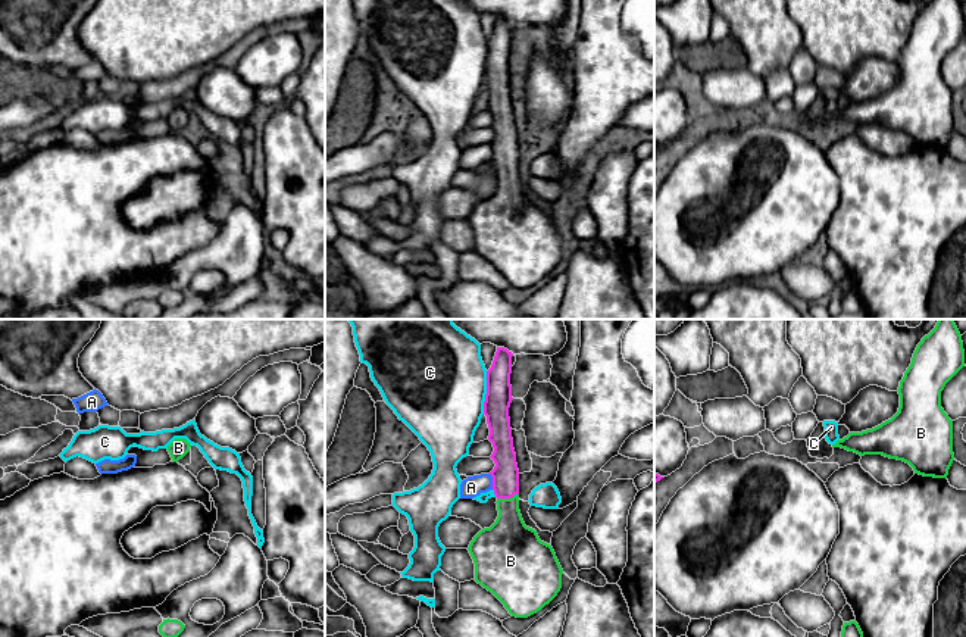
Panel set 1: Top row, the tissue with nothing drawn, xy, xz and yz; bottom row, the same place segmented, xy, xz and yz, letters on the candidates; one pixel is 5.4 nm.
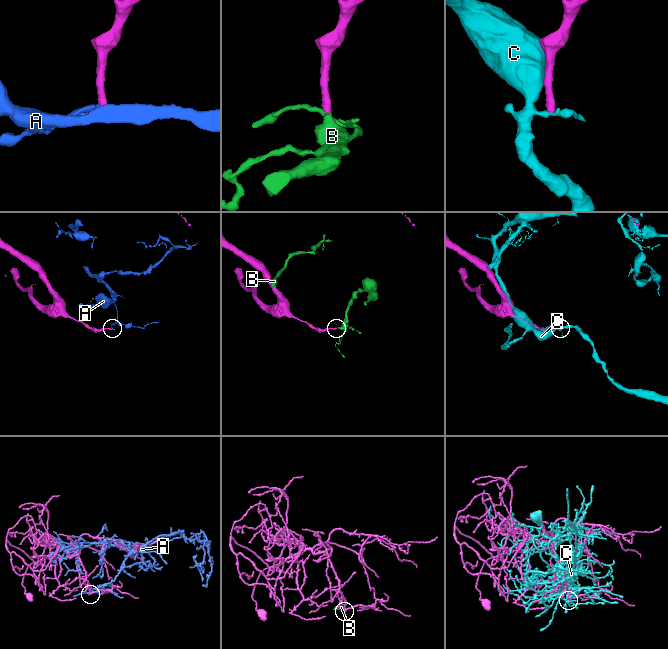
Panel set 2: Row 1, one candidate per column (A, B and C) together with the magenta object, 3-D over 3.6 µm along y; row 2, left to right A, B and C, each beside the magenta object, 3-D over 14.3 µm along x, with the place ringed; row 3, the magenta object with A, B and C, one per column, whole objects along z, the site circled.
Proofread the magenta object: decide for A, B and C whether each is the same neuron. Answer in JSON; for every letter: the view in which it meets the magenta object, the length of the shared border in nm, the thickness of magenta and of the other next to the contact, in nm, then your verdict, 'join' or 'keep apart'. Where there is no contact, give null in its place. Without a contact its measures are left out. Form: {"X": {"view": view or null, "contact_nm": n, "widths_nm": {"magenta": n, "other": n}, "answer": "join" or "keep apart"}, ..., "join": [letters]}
{"A": {"view": "xz", "contact_nm": 100, "widths_nm": {"magenta": 140, "other": 120}, "answer": "keep apart"}, "B": {"view": "xz", "contact_nm": 120, "widths_nm": {"magenta": 140, "other": 280}, "answer": "join"}, "C": {"view": "xz", "contact_nm": 240, "widths_nm": {"magenta": 140, "other": 480}, "answer": "keep apart"}, "join": ["B"]}

